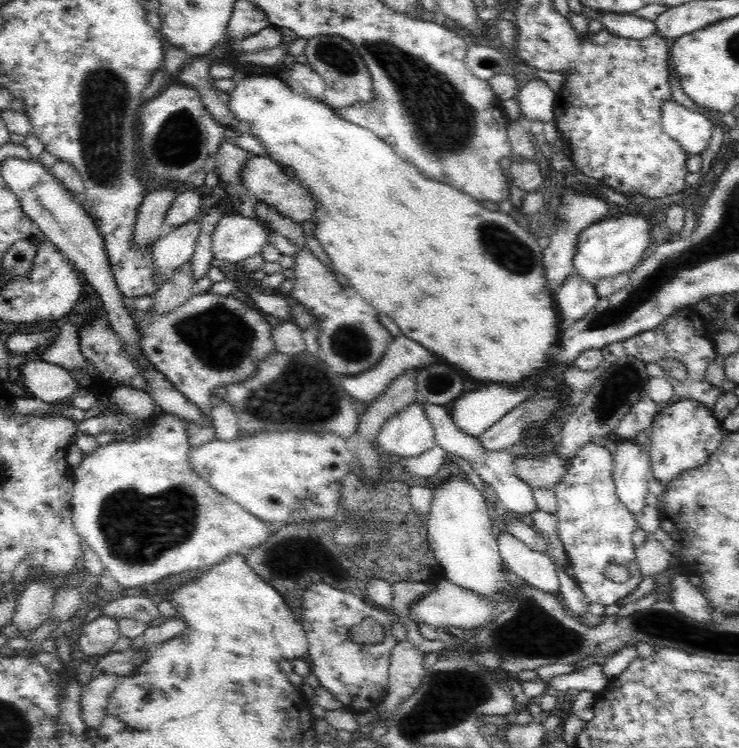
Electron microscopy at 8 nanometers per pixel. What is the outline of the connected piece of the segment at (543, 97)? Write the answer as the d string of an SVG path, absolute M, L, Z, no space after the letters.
M534 77L521 88L518 97L521 114L531 123L555 121L554 108L558 93L552 91L544 80Z

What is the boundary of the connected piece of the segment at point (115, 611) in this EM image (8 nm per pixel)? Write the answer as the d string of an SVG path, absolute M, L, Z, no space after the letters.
M116 594L113 600L102 606L101 609L109 618L134 618L148 625L160 620L157 606L150 598L144 598L144 596L124 598Z

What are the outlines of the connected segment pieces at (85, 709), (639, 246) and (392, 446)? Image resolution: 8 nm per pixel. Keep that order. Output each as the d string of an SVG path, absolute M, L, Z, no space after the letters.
M96 673L95 677L83 687L81 694L81 715L85 725L91 730L103 724L107 715L111 694L120 676L110 673Z
M639 213L624 214L584 228L578 238L572 274L580 275L580 278L595 285L597 280L630 273L641 263L644 252L652 242L652 222Z
M409 404L404 410L392 414L380 428L376 438L378 449L384 454L420 456L437 445L435 428L426 416L424 404Z

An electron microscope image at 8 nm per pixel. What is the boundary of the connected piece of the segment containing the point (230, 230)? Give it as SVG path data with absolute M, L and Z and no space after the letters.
M224 215L212 232L213 257L230 264L261 254L269 244L268 228L256 218Z

